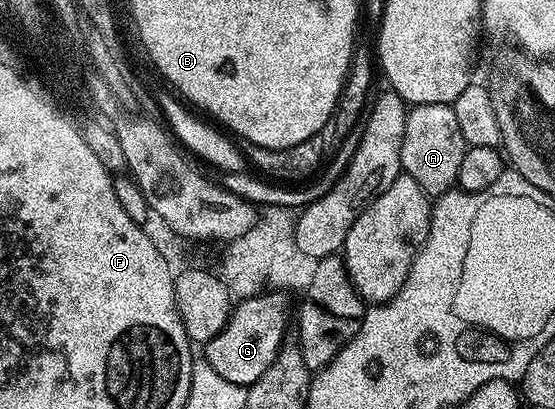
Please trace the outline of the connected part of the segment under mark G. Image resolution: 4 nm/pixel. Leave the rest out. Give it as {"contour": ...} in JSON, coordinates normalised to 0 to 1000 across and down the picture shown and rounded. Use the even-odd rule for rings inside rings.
{"contour":[[[481,711],[434,733],[416,758],[405,797],[364,844],[366,880],[375,883],[400,927],[445,946],[494,888],[501,858],[515,839],[512,812],[519,804],[519,736],[510,724],[514,719],[505,711]]]}

